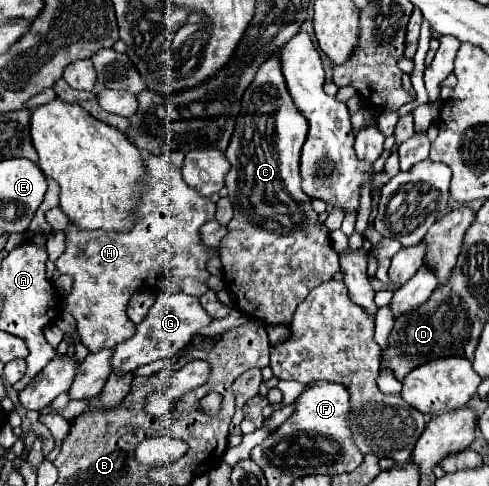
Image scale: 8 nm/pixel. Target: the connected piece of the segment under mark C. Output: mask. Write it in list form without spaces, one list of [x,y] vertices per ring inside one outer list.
[[[268,58],[268,62],[264,62],[264,66],[256,72],[252,86],[244,92],[236,128],[226,148],[226,156],[232,164],[226,176],[226,188],[234,206],[234,218],[228,224],[228,234],[220,244],[224,284],[236,296],[236,308],[262,324],[292,322],[298,304],[308,296],[312,286],[318,286],[340,272],[338,254],[332,248],[330,232],[318,220],[308,194],[302,190],[300,152],[306,132],[308,122],[300,110],[296,110],[296,104],[288,94],[284,76],[280,74],[280,62],[276,62],[276,58]]]

